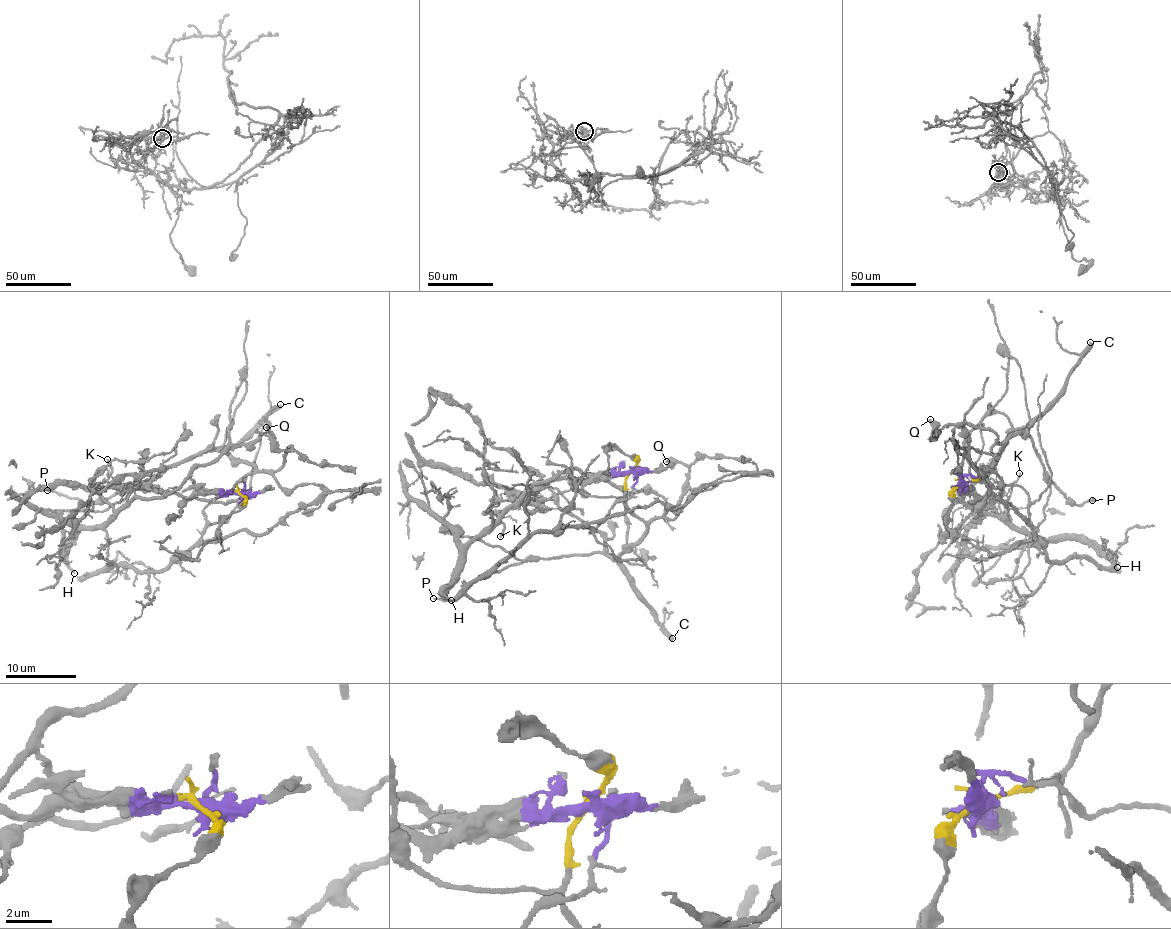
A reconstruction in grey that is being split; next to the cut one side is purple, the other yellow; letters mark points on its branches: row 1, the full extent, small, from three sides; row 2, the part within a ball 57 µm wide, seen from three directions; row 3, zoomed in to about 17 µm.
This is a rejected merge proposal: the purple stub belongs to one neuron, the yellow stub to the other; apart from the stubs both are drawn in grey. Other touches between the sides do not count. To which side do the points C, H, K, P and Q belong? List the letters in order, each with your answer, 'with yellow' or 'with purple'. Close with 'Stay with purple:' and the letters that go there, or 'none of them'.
C: with yellow
H: with purple
K: with purple
P: with yellow
Q: with yellow
Stay with purple: H, K

